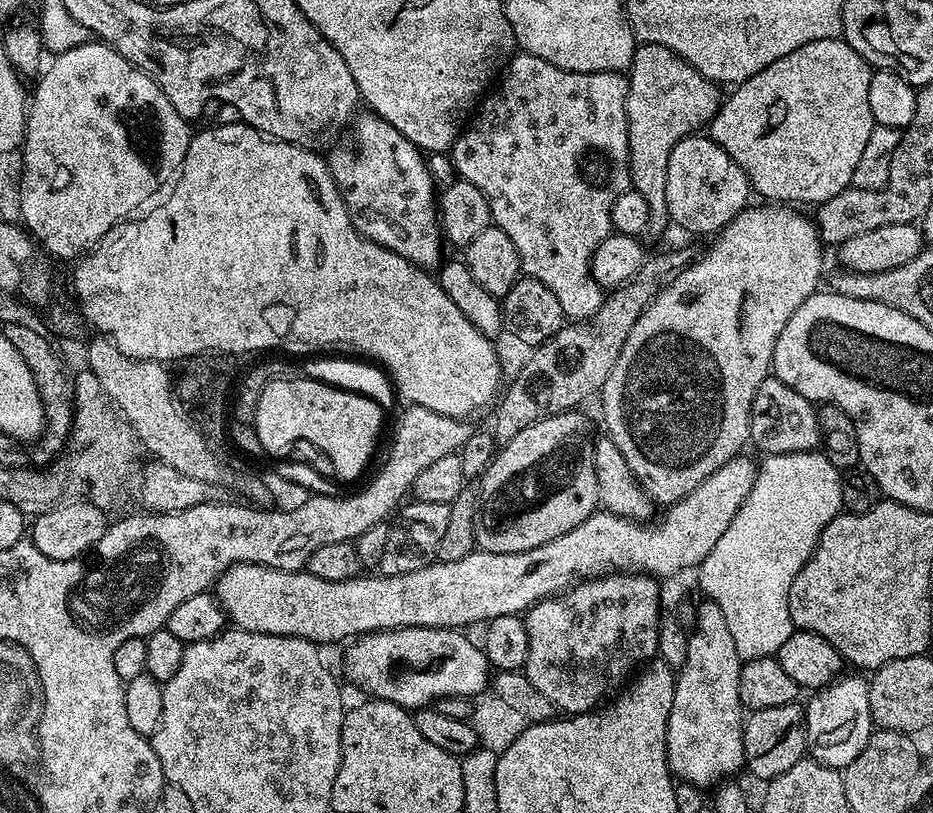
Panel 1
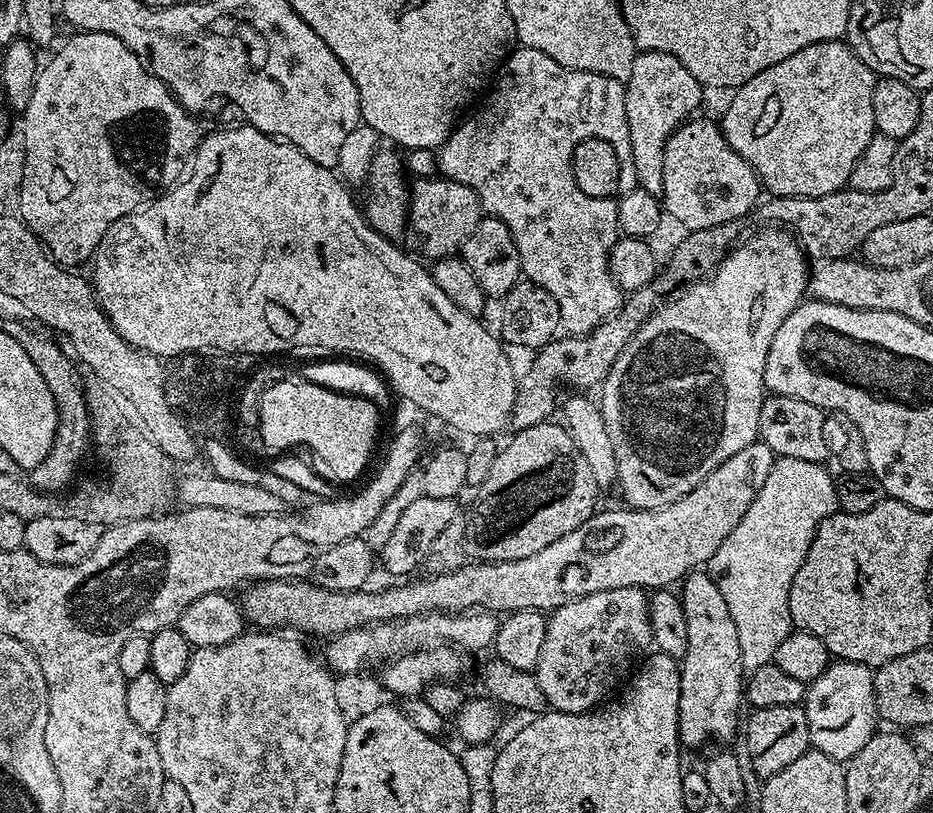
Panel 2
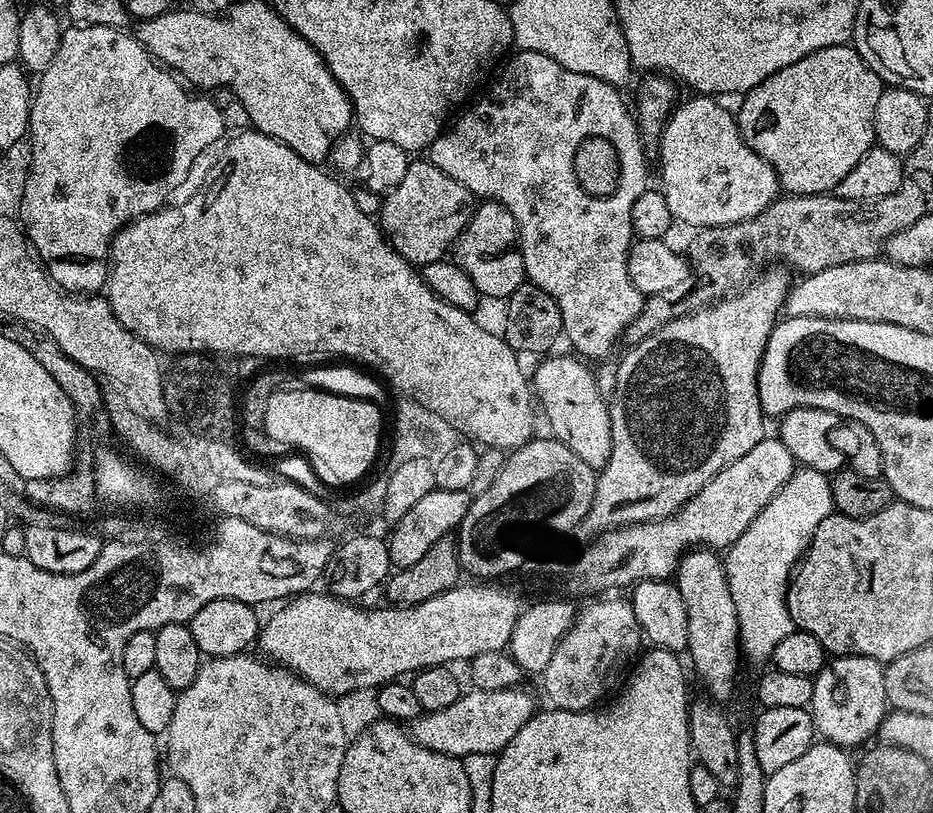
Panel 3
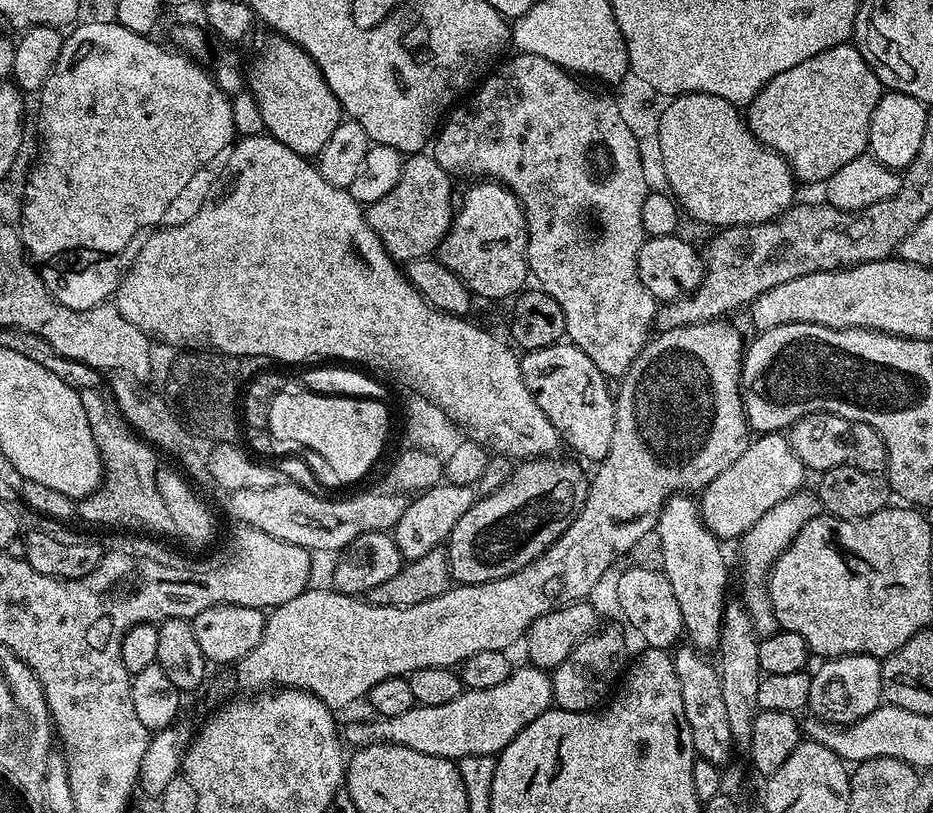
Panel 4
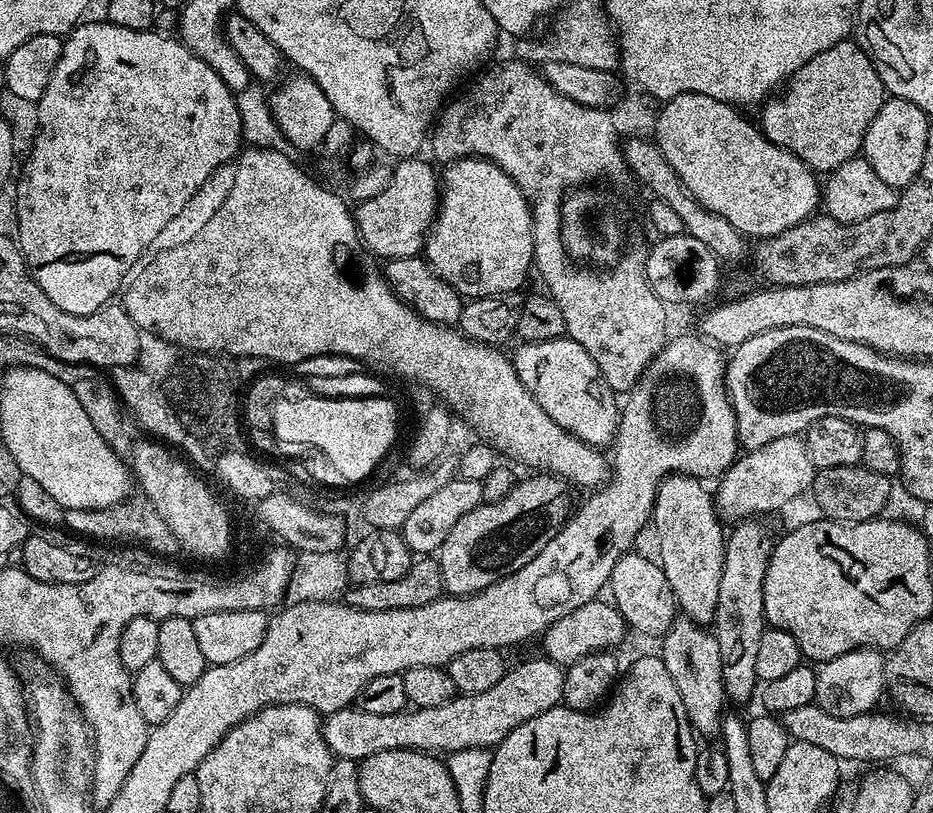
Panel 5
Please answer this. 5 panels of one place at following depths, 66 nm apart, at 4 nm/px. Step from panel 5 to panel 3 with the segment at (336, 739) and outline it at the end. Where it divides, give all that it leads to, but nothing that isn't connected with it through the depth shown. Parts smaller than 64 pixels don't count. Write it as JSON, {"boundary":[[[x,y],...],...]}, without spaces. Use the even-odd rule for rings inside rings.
{"boundary":[[[521,686],[506,690],[465,691],[454,706],[446,706],[446,710],[437,712],[424,712],[411,721],[410,735],[424,748],[447,756],[463,758],[470,754],[499,754],[538,711],[535,698],[526,689]]]}

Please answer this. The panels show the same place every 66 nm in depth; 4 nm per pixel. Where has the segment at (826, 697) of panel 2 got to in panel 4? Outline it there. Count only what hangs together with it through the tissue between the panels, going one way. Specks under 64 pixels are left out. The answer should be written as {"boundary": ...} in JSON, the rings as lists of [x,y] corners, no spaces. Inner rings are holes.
{"boundary":[[[838,656],[828,658],[817,672],[811,673],[808,708],[813,717],[826,724],[853,724],[882,703],[880,691],[881,661],[875,656]]]}

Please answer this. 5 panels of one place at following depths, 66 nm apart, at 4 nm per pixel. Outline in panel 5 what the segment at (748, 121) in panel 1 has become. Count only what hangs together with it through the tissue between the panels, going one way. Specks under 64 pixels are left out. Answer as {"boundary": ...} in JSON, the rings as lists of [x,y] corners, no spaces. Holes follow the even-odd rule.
{"boundary":[[[851,39],[814,54],[806,66],[788,77],[782,91],[781,96],[773,95],[763,105],[758,127],[766,139],[790,150],[817,174],[833,172],[842,162],[858,155],[864,147],[866,130],[886,99],[878,70]]]}

